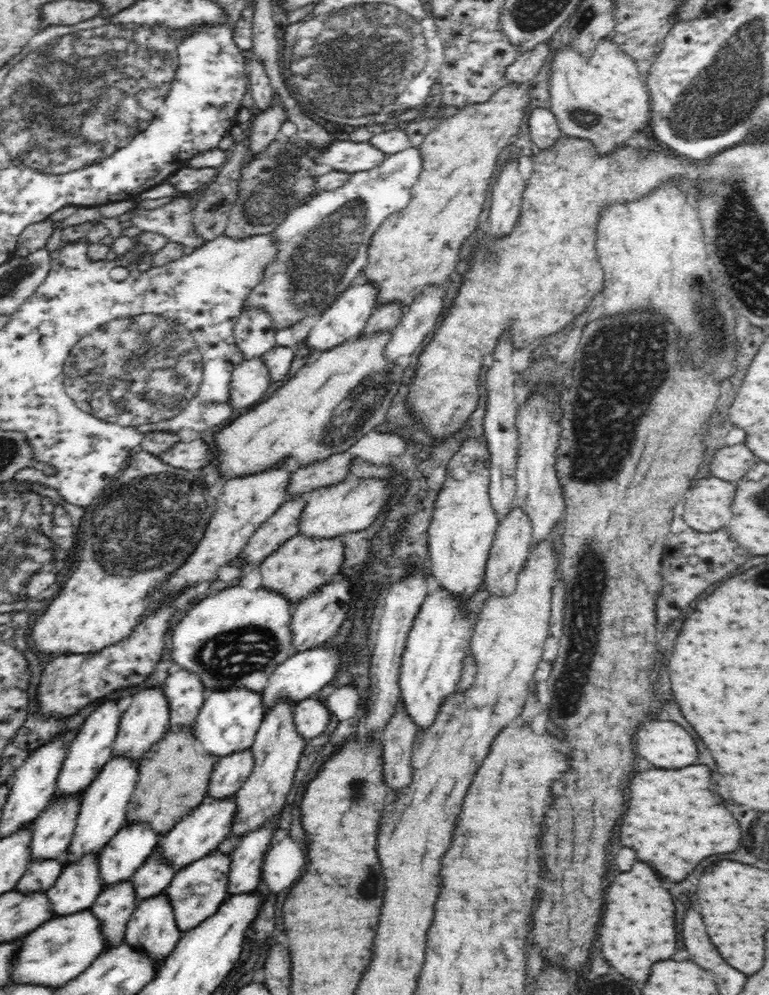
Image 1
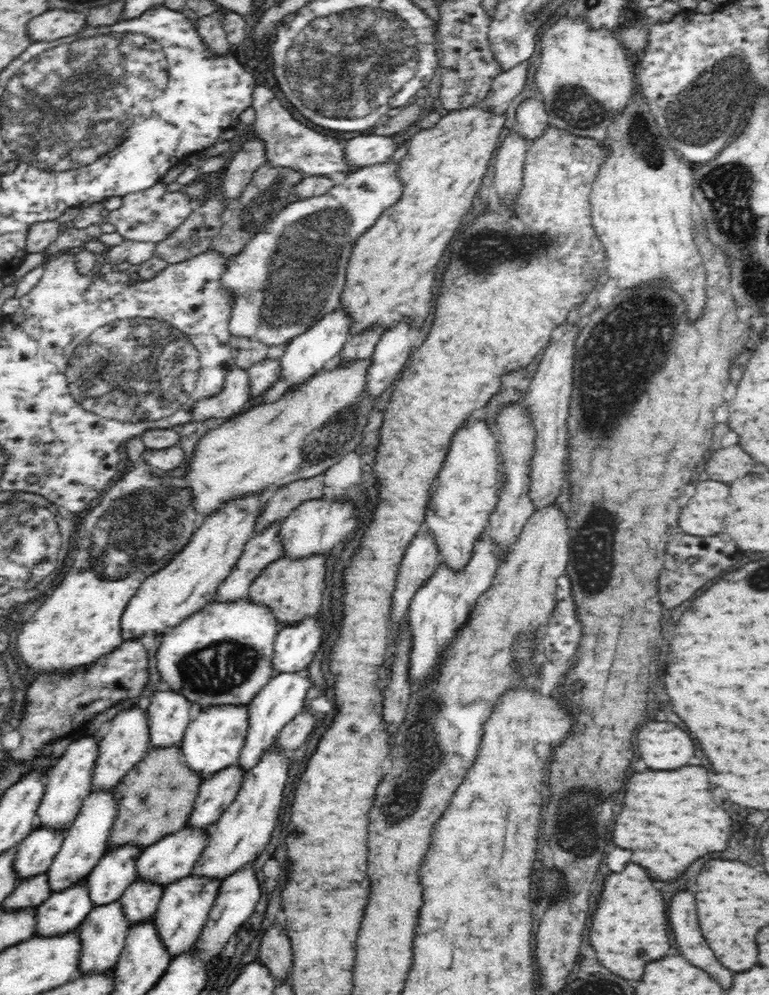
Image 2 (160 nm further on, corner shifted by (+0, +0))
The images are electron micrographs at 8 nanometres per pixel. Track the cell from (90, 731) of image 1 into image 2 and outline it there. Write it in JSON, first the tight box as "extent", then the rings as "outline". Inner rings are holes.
{"extent":[37,734,99,832],"outline":[[[94,734],[78,738],[66,748],[66,752],[57,762],[46,769],[45,793],[37,808],[38,827],[53,828],[66,832],[74,818],[78,816],[80,807],[91,792],[93,768],[98,758],[99,742],[94,741]]]}

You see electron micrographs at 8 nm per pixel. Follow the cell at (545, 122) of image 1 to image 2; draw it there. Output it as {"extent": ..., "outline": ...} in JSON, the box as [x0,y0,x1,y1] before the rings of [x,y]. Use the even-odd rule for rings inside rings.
{"extent":[516,97,549,141],"outline":[[[539,97],[525,99],[516,108],[518,133],[528,140],[535,141],[547,129],[549,120],[545,105]]]}

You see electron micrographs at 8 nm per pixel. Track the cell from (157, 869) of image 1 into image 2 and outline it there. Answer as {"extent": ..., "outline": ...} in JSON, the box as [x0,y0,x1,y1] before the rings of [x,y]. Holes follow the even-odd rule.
{"extent":[119,880,164,926],"outline":[[[139,880],[132,882],[119,898],[123,913],[131,926],[148,922],[157,911],[164,886]]]}

